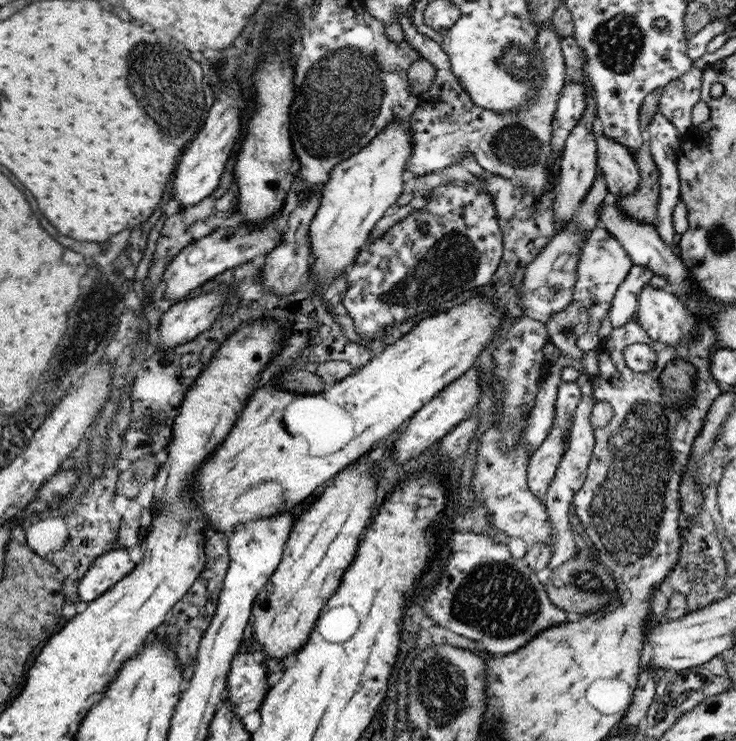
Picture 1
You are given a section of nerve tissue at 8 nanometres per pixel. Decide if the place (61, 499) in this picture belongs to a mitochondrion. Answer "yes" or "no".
no

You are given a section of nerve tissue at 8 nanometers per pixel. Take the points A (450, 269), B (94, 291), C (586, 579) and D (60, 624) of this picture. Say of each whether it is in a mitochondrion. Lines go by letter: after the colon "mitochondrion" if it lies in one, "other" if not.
A: mitochondrion
B: mitochondrion
C: mitochondrion
D: other

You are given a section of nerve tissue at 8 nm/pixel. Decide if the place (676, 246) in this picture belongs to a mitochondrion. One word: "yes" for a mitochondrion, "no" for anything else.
no

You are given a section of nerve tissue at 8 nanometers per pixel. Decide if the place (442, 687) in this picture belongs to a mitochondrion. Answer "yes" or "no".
yes

